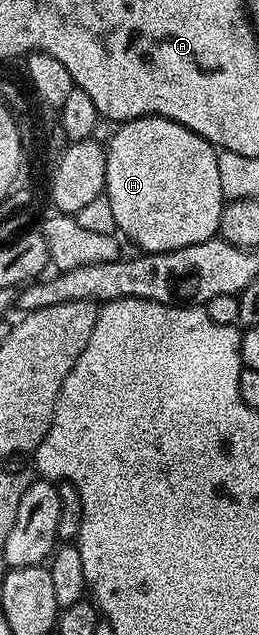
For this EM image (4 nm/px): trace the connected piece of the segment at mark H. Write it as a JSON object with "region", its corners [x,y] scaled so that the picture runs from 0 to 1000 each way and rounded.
{"region":[[[521,186],[459,194],[429,206],[409,235],[409,310],[440,332],[452,364],[517,381],[529,395],[656,397],[734,391],[734,384],[780,384],[846,370],[873,313],[842,277],[838,231],[653,186]]]}

